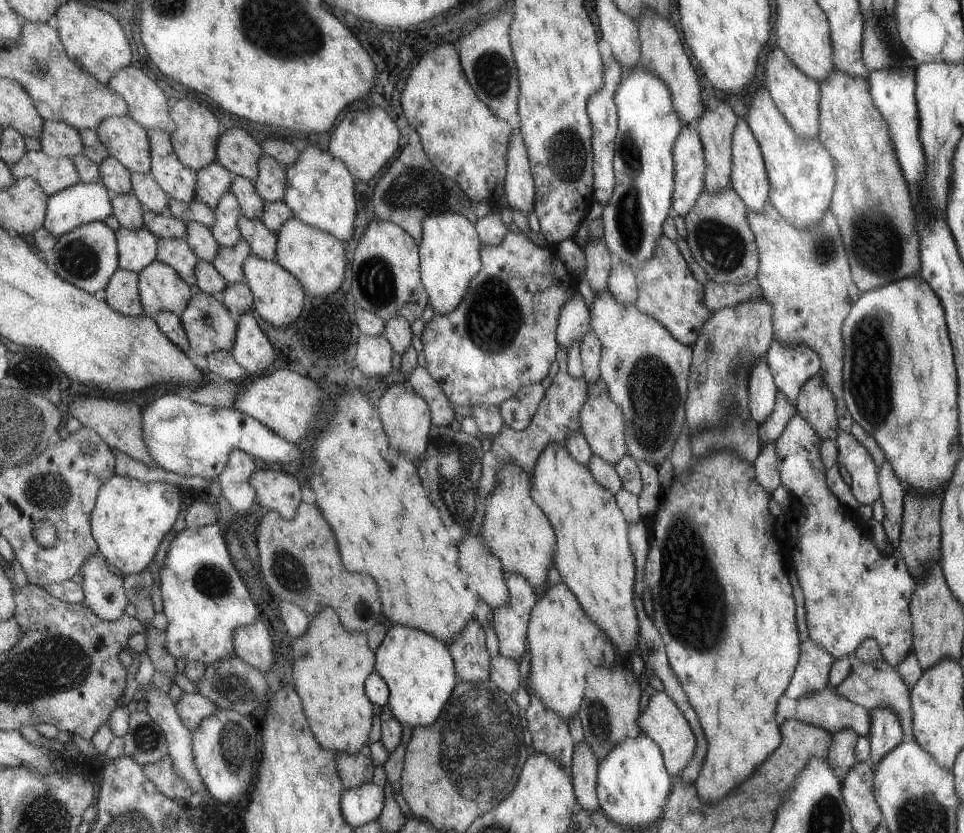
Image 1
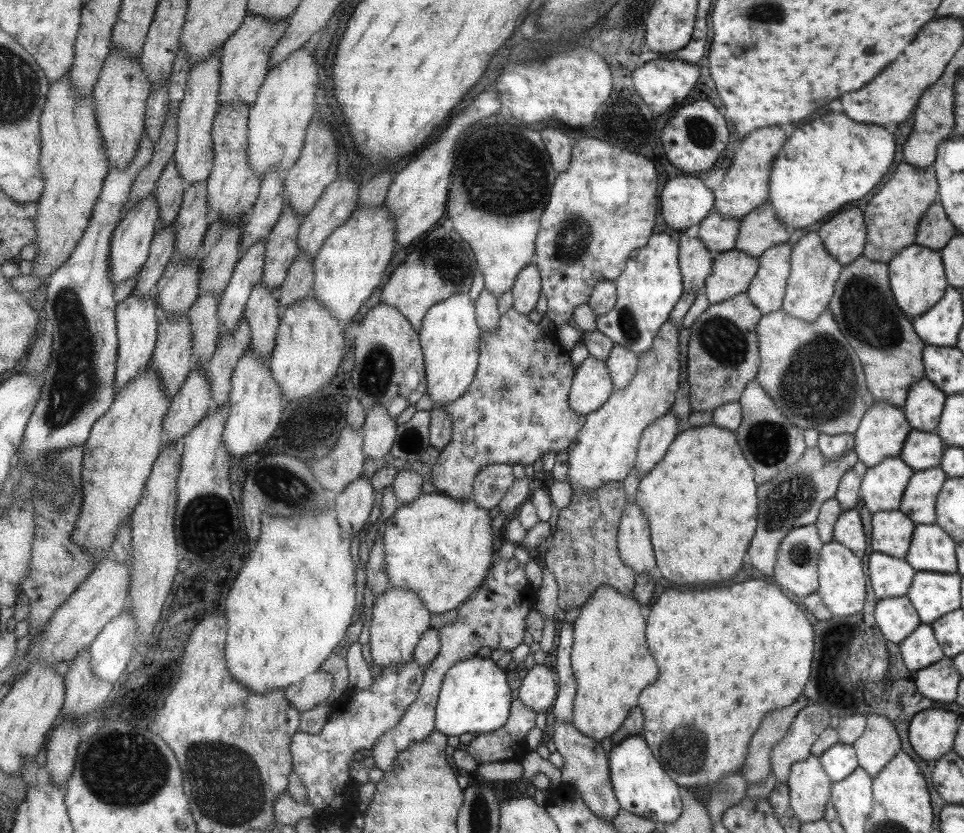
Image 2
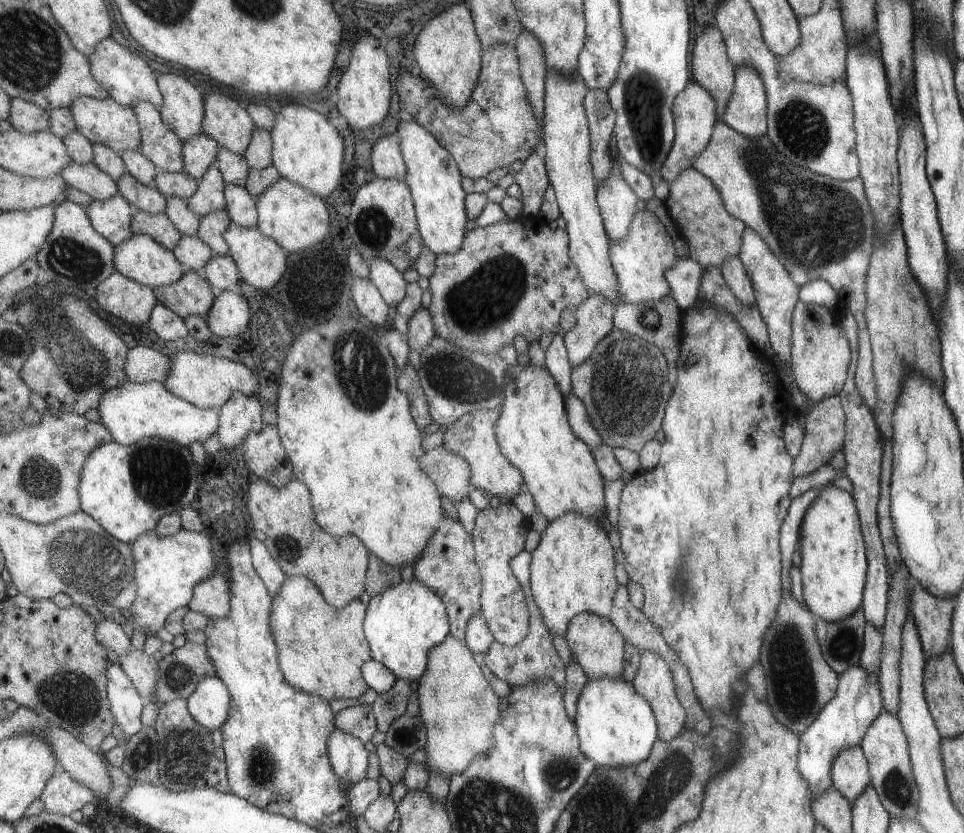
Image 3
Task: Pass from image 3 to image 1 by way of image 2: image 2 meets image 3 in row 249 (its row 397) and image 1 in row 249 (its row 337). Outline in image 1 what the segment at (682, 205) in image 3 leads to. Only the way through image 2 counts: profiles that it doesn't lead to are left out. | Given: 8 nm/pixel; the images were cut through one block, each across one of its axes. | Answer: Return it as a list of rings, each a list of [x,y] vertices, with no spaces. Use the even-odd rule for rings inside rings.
[[[729,186],[729,188],[713,194],[713,192],[703,188],[694,202],[693,208],[683,217],[687,233],[685,240],[693,258],[703,268],[708,280],[712,280],[715,284],[734,285],[747,284],[749,281],[753,281],[758,274],[758,247],[754,242],[754,231],[749,225],[749,213],[746,210],[746,204],[739,198],[737,191]]]

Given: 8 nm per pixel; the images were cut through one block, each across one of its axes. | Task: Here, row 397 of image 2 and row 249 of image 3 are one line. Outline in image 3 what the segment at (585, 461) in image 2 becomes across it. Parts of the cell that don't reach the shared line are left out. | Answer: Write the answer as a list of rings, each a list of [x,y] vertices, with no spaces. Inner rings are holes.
[[[646,208],[634,214],[629,232],[619,242],[610,240],[610,261],[617,275],[617,290],[619,303],[655,302],[663,296],[668,296],[671,287],[667,286],[666,270],[675,264],[675,247],[673,240],[663,228],[663,224],[653,212]]]

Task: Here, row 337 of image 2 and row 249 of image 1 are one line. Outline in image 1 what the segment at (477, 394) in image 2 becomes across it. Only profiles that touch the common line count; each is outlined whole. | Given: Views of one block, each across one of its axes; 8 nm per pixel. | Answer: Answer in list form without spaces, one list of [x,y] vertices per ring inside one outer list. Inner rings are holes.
[[[514,228],[509,229],[501,242],[495,246],[483,244],[481,268],[475,274],[462,301],[450,313],[435,314],[430,322],[424,323],[420,334],[425,368],[429,376],[437,382],[445,398],[452,406],[484,405],[498,407],[511,398],[521,386],[539,383],[549,364],[555,360],[555,324],[559,308],[571,298],[575,290],[575,280],[565,276],[567,268],[555,256],[555,252],[539,246],[531,246],[529,235]]]

